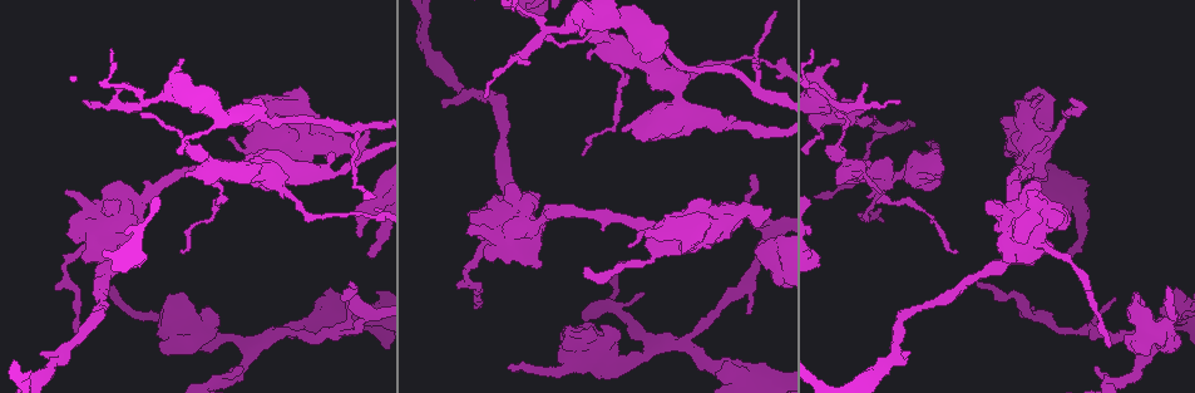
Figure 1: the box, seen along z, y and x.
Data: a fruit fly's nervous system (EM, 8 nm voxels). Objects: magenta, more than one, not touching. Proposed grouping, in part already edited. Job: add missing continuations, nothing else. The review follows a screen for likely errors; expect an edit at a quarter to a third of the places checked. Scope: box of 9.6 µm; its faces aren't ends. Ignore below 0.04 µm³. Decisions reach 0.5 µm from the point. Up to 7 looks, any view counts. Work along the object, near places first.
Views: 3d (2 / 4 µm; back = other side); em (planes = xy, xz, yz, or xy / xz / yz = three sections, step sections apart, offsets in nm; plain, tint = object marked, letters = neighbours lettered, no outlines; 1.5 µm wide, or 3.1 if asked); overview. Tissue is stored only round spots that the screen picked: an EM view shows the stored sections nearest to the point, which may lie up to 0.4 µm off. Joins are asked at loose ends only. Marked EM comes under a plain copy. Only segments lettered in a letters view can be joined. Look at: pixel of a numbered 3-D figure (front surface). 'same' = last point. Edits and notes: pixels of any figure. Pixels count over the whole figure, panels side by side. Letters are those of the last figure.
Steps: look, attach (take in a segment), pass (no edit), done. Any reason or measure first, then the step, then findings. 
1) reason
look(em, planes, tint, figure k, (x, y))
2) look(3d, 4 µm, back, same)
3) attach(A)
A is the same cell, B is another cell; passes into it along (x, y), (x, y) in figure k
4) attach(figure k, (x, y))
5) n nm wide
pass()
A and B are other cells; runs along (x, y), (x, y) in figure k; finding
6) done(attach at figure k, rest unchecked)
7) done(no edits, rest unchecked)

free end
look(3d, 4 µm, back, figure 1, (934, 179))

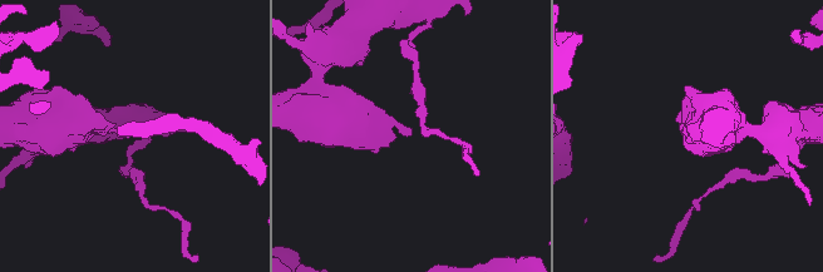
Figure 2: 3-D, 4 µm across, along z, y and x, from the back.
look(em, planes, letters, figure 2, (410, 131))

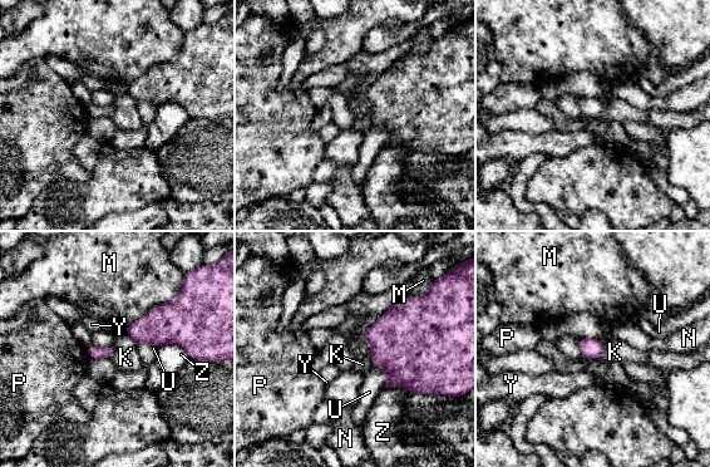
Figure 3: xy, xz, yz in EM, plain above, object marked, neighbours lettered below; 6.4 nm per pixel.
M touches over 280 nm
pass()
K, M, N, P, U, Y and Z are other cells; border along (85, 349), (90, 358) in figure 3; no lettered segment goes on from it

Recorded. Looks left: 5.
thick end
look(em, planes, letters, figure 1, (862, 171))

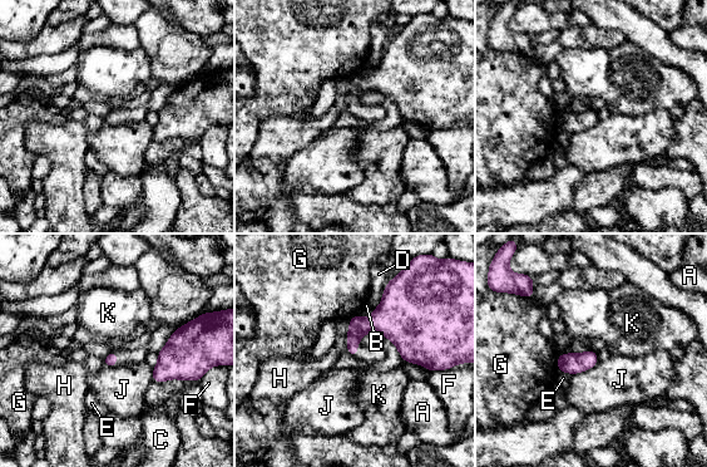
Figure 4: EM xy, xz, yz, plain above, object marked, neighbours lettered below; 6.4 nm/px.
pass()
A, B, C, D, E, F, G, H, J and K are other cells; border along (598, 360), (592, 367), (572, 374) in figure 4; no lettered segment goes on from it

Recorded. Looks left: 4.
branch stops here
look(em, yz, step 8, letters, figure 1, (335, 153))

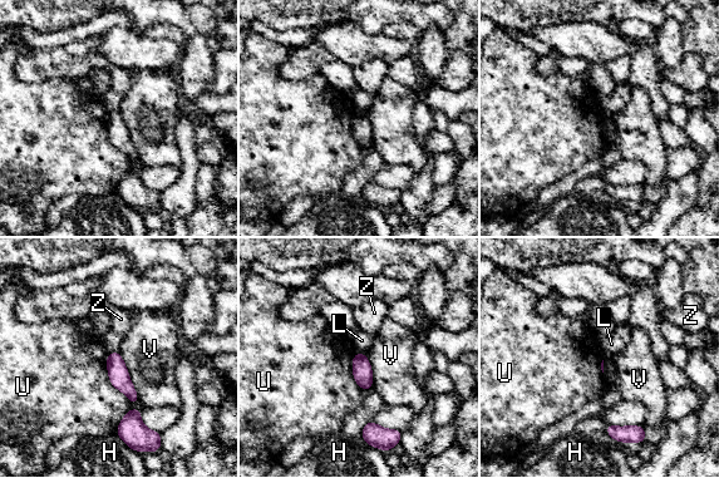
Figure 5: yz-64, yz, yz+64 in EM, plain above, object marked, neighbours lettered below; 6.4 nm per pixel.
pass()
H, L, U, V and Z are other cells; border along (106, 356), (108, 380), (129, 402) in figure 5; no lettered segment goes on from it

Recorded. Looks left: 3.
done(no edits, rest unchecked)

